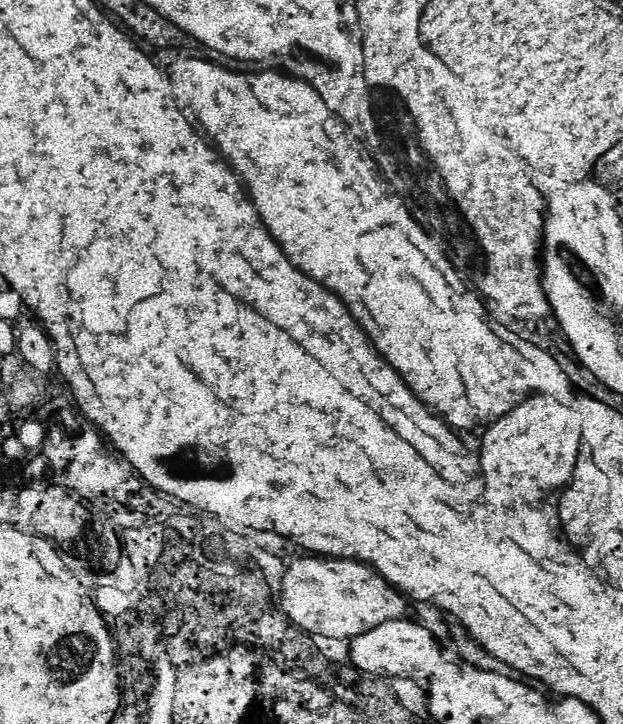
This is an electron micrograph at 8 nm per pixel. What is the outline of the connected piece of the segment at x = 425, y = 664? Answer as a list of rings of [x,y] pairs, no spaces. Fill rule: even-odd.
[[[391,616],[391,620],[381,620],[375,628],[359,632],[359,636],[351,638],[347,654],[356,669],[379,676],[431,678],[447,666],[435,640],[431,638],[431,632],[405,616]]]

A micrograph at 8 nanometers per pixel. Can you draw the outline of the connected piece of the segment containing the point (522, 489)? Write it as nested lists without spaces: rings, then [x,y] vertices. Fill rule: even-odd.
[[[531,394],[525,396],[519,404],[511,406],[497,422],[491,422],[483,434],[479,458],[485,486],[489,490],[509,490],[513,498],[523,502],[535,502],[547,488],[561,484],[577,464],[577,444],[581,436],[579,420],[569,420],[569,416],[571,410],[563,408],[563,404],[559,404],[555,398],[547,394]]]

